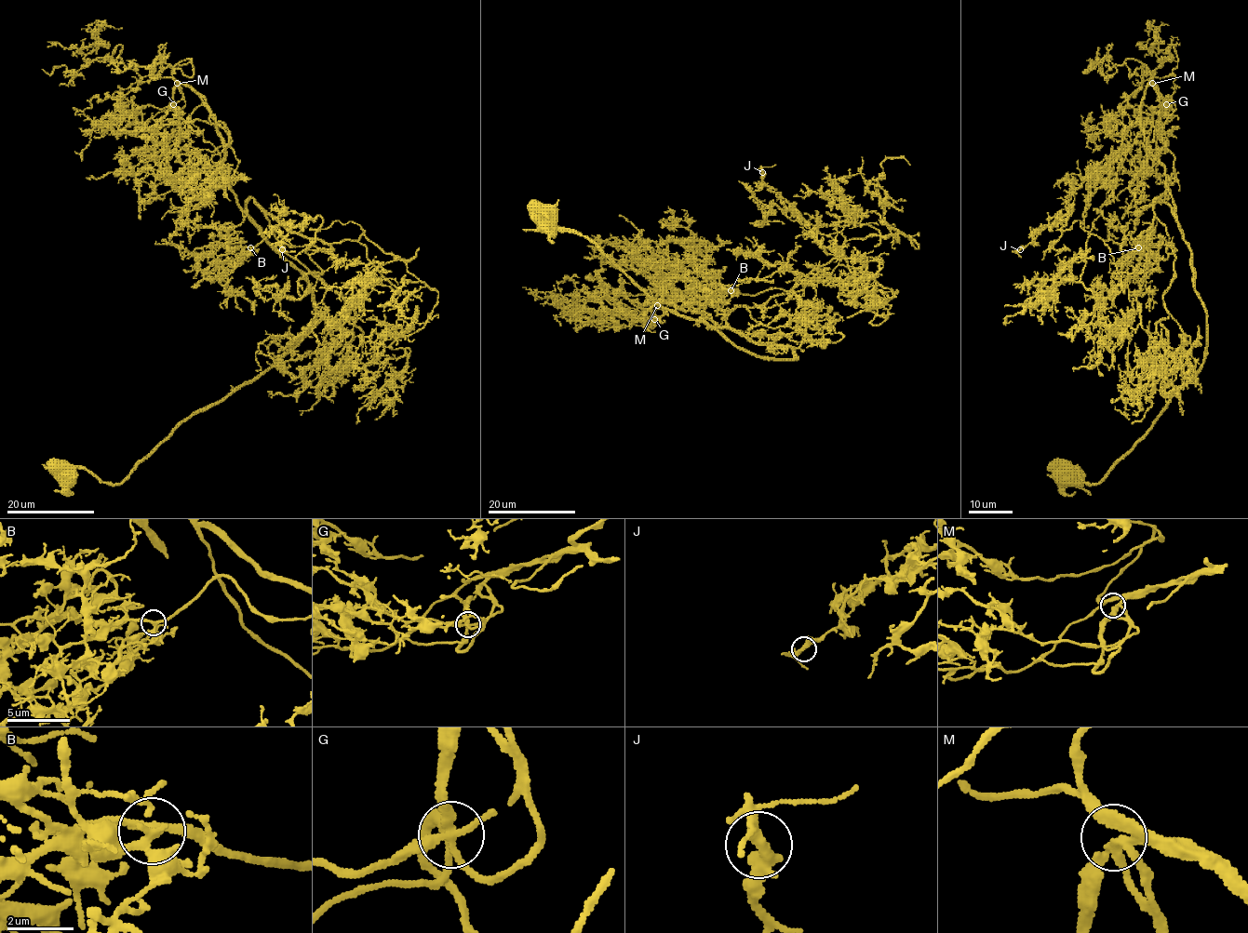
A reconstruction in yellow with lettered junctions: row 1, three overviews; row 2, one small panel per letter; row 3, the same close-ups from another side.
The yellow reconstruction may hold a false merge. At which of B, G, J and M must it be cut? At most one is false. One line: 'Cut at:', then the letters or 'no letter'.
Cut at: no letter

